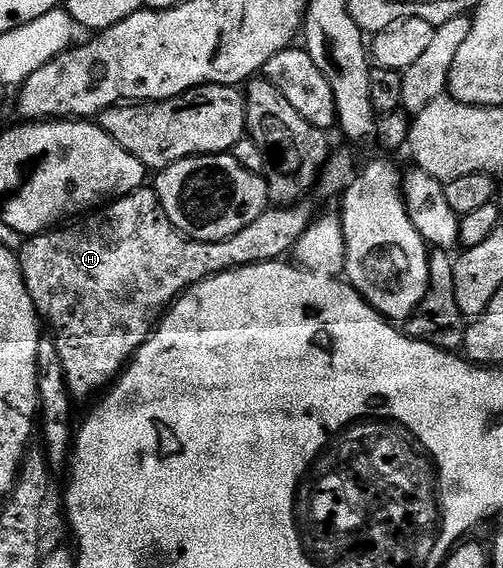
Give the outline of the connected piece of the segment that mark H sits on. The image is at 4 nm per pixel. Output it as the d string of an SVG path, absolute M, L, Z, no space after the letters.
M145 186L139 188L136 192L131 192L128 196L113 199L107 206L101 207L99 210L77 219L75 222L68 222L63 226L57 226L47 232L39 232L37 236L27 237L24 245L18 249L22 278L26 282L26 290L30 290L30 298L34 302L41 321L43 321L47 327L48 324L52 327L50 336L58 346L58 358L62 358L62 370L66 374L68 391L72 393L77 401L84 400L87 396L93 395L92 397L95 397L97 394L103 393L105 389L115 381L116 377L127 368L134 353L146 343L148 337L152 334L153 328L163 320L164 313L167 312L169 307L175 304L188 289L193 288L196 284L201 284L203 280L209 280L212 276L228 272L232 268L242 268L245 264L265 264L271 260L279 260L287 257L287 252L289 255L289 253L295 249L296 243L300 241L305 230L312 225L313 219L314 213L312 213L312 208L308 205L308 202L301 202L291 206L272 206L258 218L254 218L254 222L250 222L250 226L238 230L238 234L234 234L230 238L219 240L218 242L190 240L172 225L170 218L166 218L166 210L162 210L162 202L158 198L155 190Z

